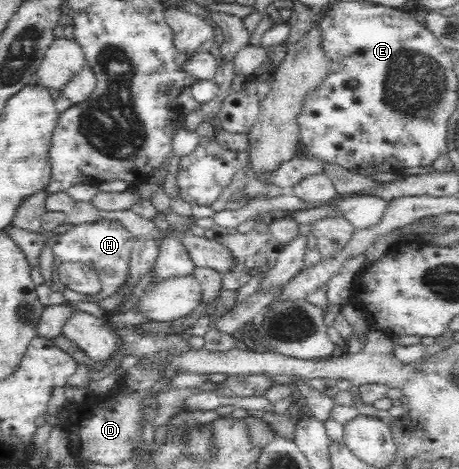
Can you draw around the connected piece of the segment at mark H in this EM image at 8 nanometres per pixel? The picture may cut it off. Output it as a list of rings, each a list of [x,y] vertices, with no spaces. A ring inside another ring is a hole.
[[[101,219],[93,223],[82,223],[67,231],[67,233],[49,237],[47,244],[51,247],[54,255],[51,283],[57,286],[59,293],[63,294],[65,300],[73,304],[76,301],[97,303],[104,298],[110,297],[110,295],[120,293],[121,285],[125,285],[125,277],[129,277],[128,263],[135,240],[136,237],[125,229],[119,221],[109,219]],[[67,261],[78,261],[94,269],[97,272],[99,282],[101,282],[101,291],[92,296],[76,293],[68,289],[59,278],[59,267],[61,267],[61,263],[67,263]]]

